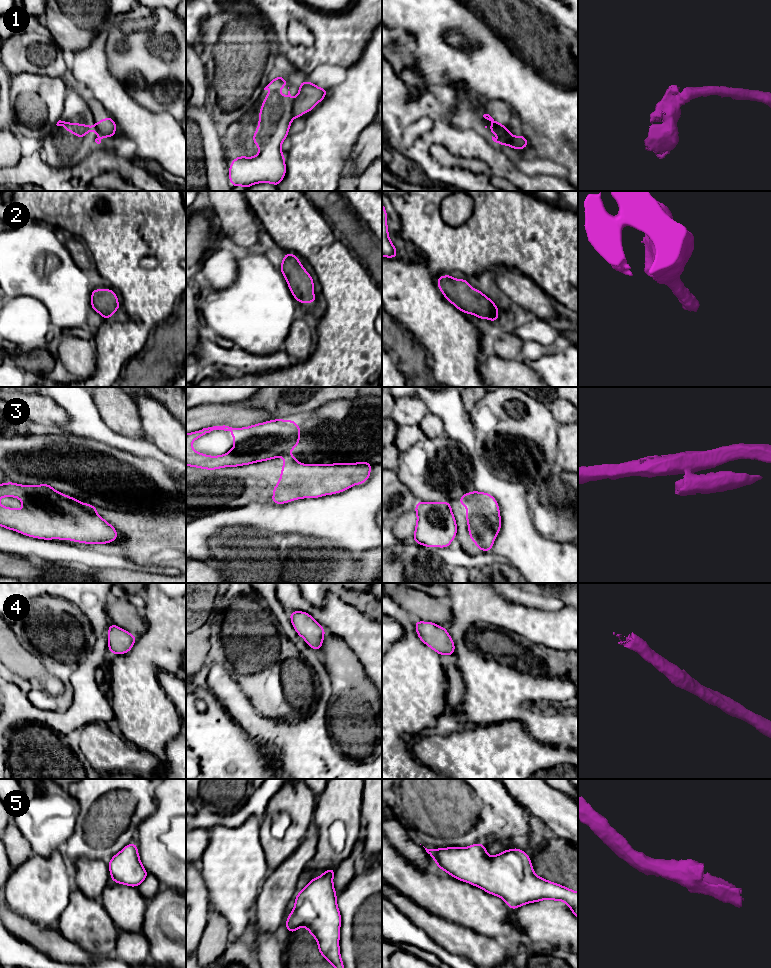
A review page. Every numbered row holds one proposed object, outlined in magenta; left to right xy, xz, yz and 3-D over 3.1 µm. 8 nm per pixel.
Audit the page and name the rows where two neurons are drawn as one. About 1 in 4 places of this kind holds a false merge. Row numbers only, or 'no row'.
1, 3

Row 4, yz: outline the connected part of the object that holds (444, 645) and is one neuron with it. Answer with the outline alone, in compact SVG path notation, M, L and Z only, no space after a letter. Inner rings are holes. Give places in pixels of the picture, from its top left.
M415 620L415 628L419 639L433 651L439 655L453 656L455 644L445 627Z

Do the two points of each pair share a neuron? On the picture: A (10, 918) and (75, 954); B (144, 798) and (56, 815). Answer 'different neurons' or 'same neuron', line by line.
A: same neuron
B: different neurons

